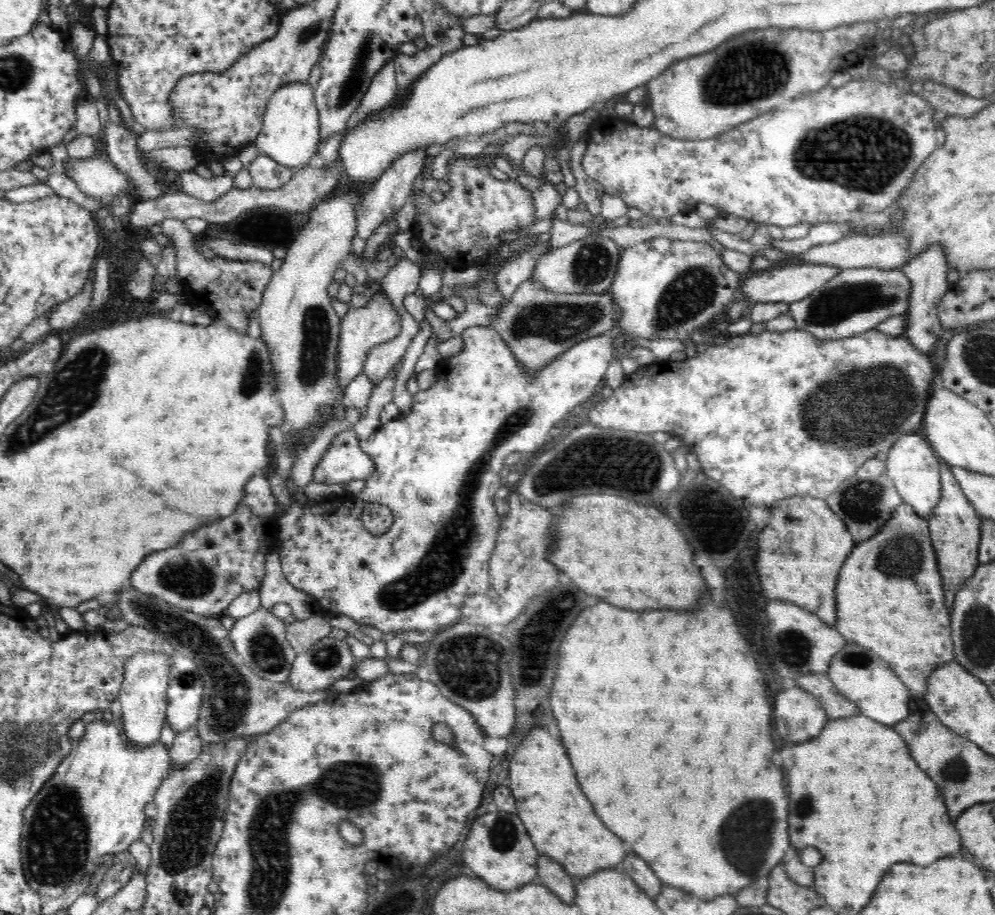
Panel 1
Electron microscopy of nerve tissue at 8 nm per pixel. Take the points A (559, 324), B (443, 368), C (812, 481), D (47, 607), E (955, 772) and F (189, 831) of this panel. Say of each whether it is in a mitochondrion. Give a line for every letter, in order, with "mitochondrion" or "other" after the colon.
A: mitochondrion
B: other
C: other
D: other
E: mitochondrion
F: mitochondrion

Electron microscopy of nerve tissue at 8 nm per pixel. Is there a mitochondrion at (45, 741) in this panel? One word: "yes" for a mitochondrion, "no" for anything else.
yes

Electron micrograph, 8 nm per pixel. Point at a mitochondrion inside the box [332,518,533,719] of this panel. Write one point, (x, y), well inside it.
(467, 662)

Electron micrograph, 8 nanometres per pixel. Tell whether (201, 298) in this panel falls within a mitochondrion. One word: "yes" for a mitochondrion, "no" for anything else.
no

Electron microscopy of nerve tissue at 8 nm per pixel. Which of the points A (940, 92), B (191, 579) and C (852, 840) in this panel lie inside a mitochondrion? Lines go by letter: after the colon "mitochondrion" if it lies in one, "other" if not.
A: other
B: mitochondrion
C: other

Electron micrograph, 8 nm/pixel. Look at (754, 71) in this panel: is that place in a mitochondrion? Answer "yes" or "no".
yes

